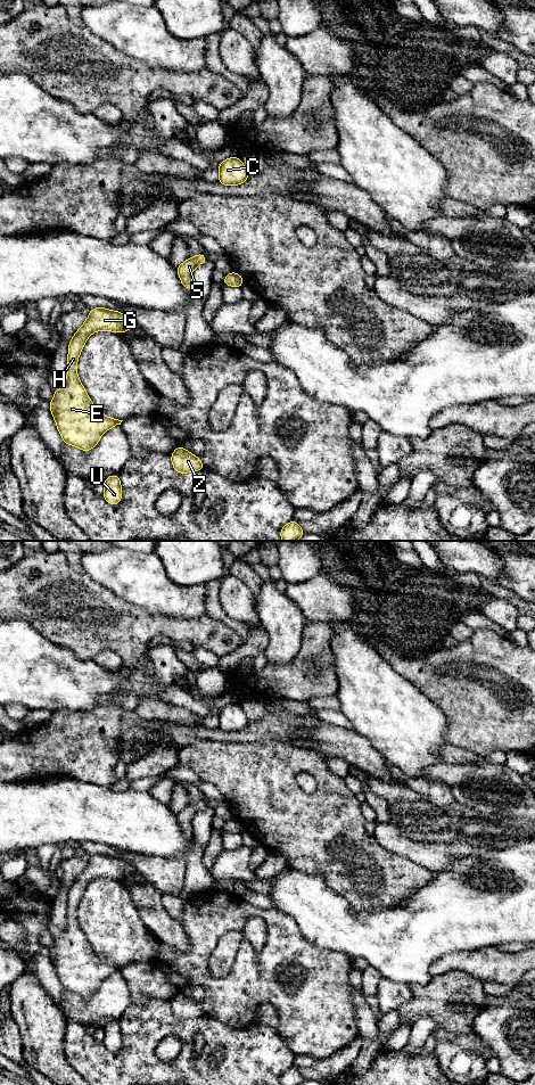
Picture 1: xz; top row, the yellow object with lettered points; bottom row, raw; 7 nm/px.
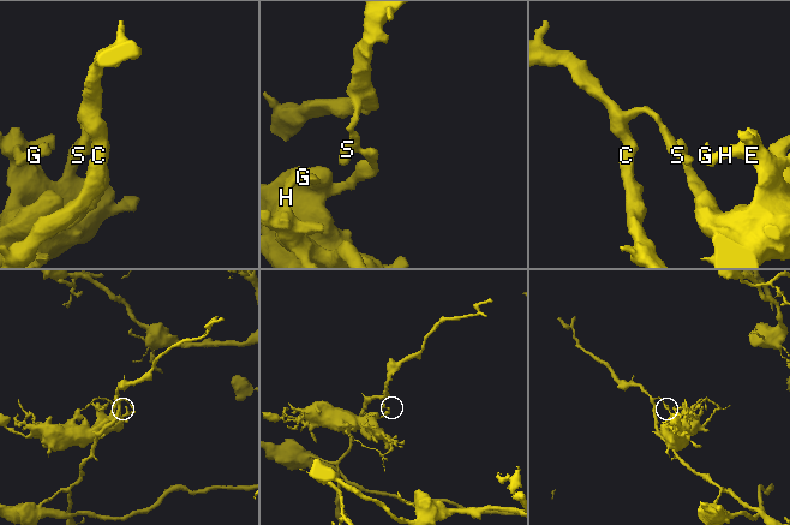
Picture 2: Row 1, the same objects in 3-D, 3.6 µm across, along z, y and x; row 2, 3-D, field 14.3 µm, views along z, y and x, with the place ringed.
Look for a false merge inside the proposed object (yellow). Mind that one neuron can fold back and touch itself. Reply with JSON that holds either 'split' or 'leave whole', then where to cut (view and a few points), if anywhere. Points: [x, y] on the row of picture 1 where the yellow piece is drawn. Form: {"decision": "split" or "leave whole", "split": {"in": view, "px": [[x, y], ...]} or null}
{"decision": "split", "split": {"in": "xz", "px": [[231, 272], [243, 282]]}}

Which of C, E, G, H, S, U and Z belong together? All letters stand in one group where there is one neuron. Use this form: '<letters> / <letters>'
C S / E G H U Z

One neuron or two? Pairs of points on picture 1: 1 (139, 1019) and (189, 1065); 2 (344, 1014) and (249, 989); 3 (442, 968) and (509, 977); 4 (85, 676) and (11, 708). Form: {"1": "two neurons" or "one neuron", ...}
{"1": "one neuron", "2": "one neuron", "3": "one neuron", "4": "two neurons"}

